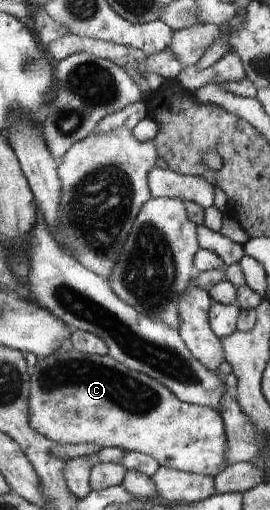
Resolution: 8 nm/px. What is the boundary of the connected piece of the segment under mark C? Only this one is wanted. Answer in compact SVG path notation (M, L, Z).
M71 348L57 350L30 368L29 423L55 443L97 443L102 449L144 453L160 466L195 475L215 477L229 465L225 459L227 439L221 414L213 408L185 403L156 379L129 369L111 356L85 355Z

